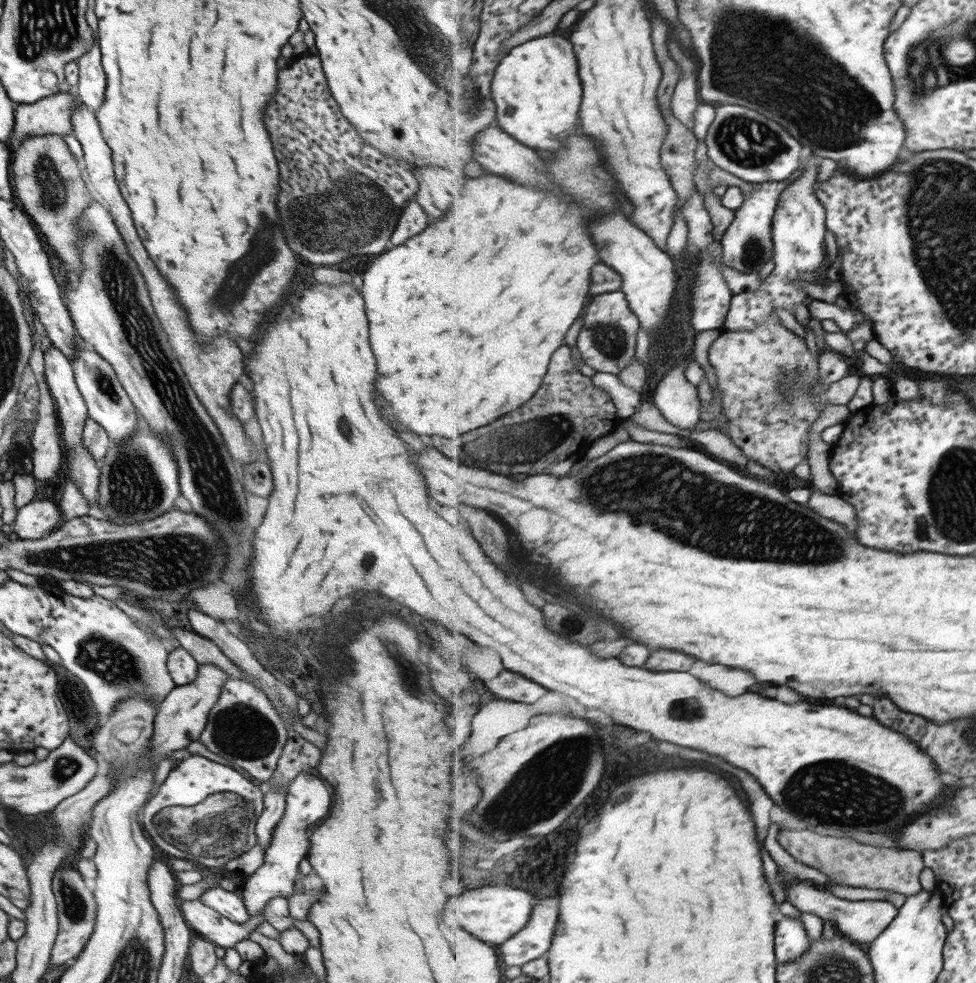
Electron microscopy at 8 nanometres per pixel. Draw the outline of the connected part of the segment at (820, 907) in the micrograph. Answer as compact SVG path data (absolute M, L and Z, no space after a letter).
M801 882L785 886L787 901L803 912L811 912L823 921L830 920L834 928L850 938L855 944L872 944L878 936L893 922L897 916L898 908L892 902L879 900L845 900L837 898L812 882Z

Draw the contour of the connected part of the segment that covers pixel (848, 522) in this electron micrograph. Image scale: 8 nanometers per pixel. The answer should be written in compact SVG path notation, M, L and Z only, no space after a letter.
M813 490L809 507L813 508L823 518L830 518L839 524L843 524L848 528L848 532L857 533L857 512L851 503L841 498L839 494L831 496L830 494L823 494L820 490Z

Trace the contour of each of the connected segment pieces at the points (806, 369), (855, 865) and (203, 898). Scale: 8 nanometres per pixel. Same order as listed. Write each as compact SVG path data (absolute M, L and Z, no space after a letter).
M767 319L753 330L731 332L723 329L720 336L713 340L707 350L708 363L714 370L716 387L713 389L713 400L703 402L702 420L717 420L719 416L728 418L725 426L715 428L728 434L733 442L742 448L748 460L753 460L777 475L786 475L796 468L810 454L809 437L818 417L829 405L846 406L857 394L861 376L847 375L841 380L829 383L819 398L813 398L813 392L820 386L820 355L807 350L803 338L789 330L775 319Z
M783 830L779 832L778 838L785 850L798 861L826 874L829 877L829 884L885 890L907 896L925 892L919 876L926 866L924 856L919 851L875 848L875 846L865 846L861 842L855 842L853 838L821 836L813 830L807 830L807 832Z
M211 886L203 890L198 898L205 906L210 906L215 912L230 920L232 924L245 923L249 918L242 898L233 892L223 890L220 886Z

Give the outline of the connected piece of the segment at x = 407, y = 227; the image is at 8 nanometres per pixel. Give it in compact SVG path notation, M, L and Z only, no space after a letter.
M414 199L407 201L401 209L401 214L397 219L397 224L390 236L391 244L397 246L405 242L407 238L419 234L427 226L427 216L423 212L422 206Z

